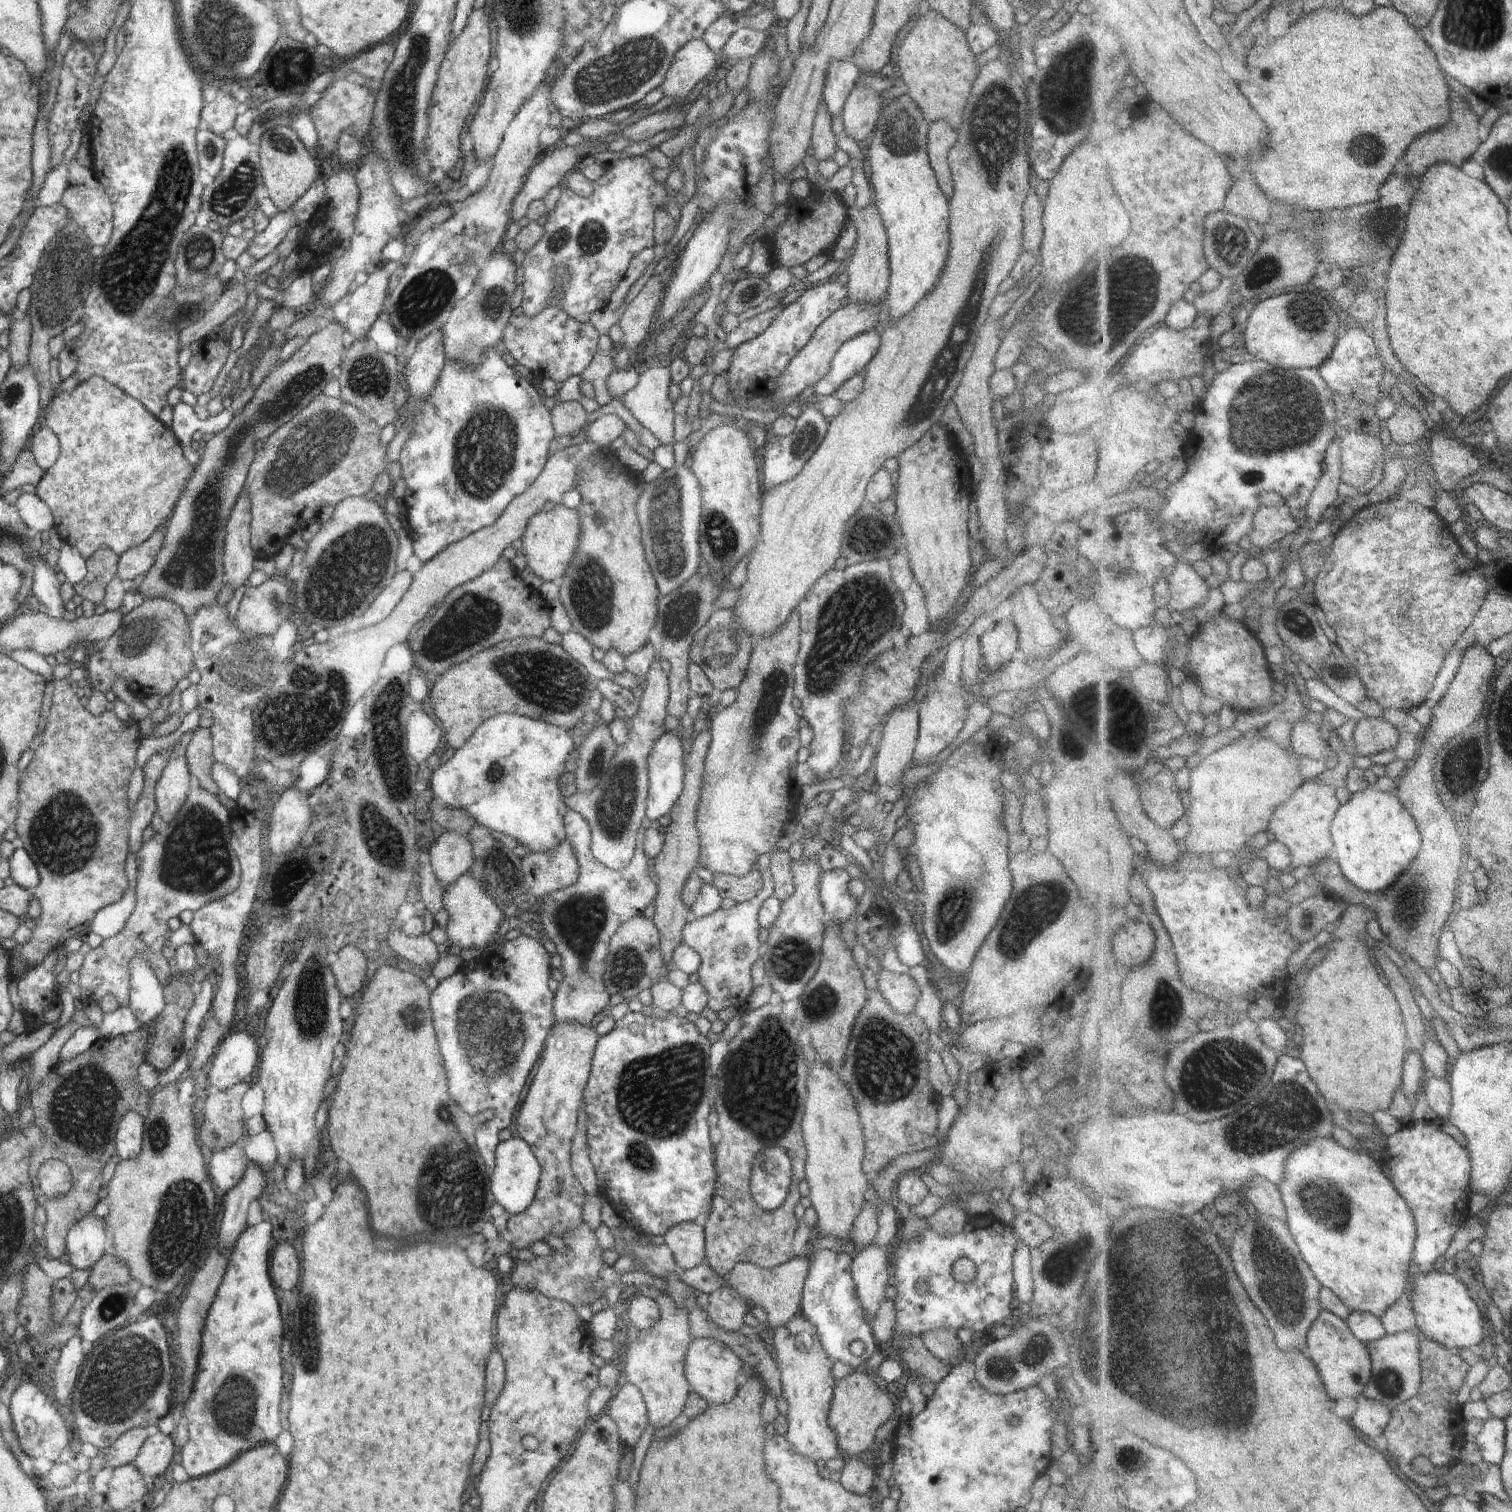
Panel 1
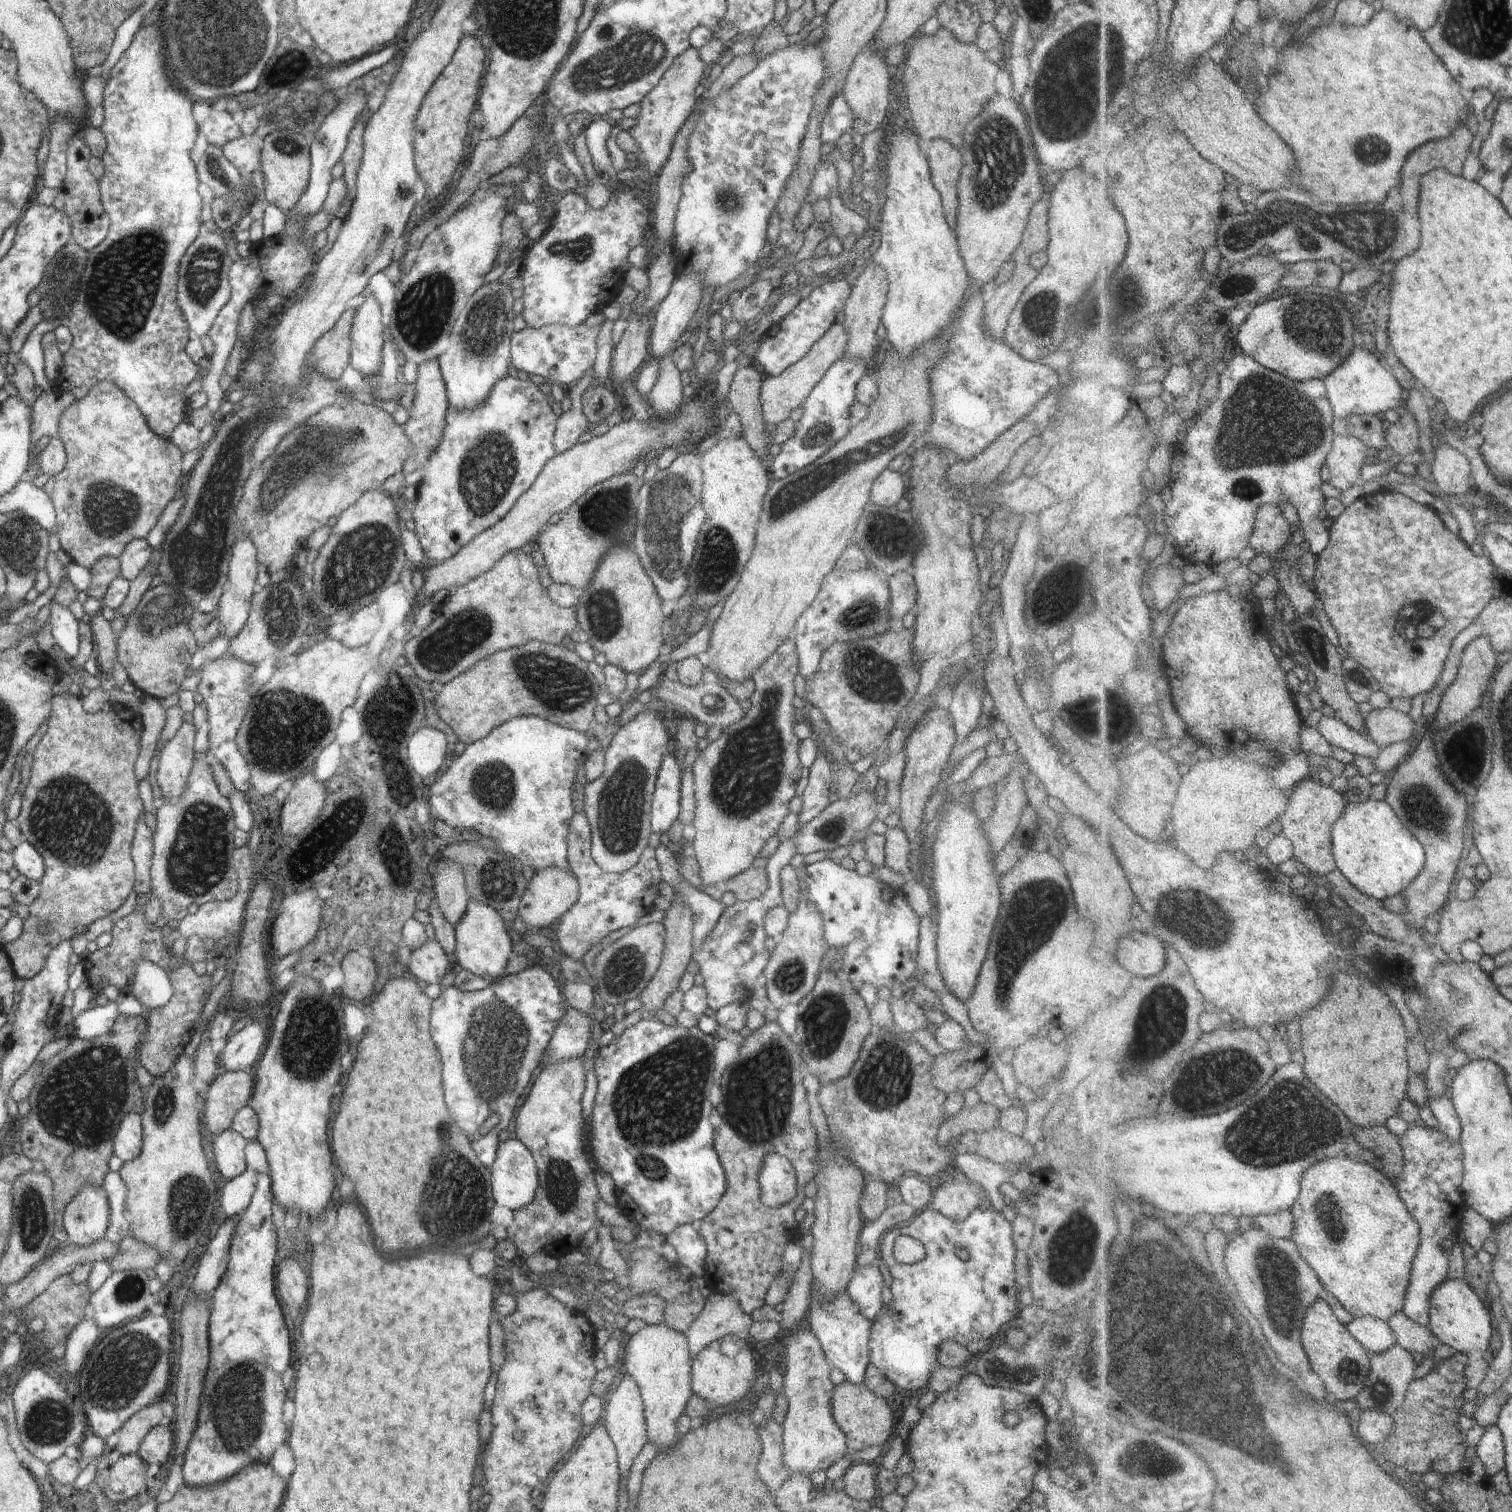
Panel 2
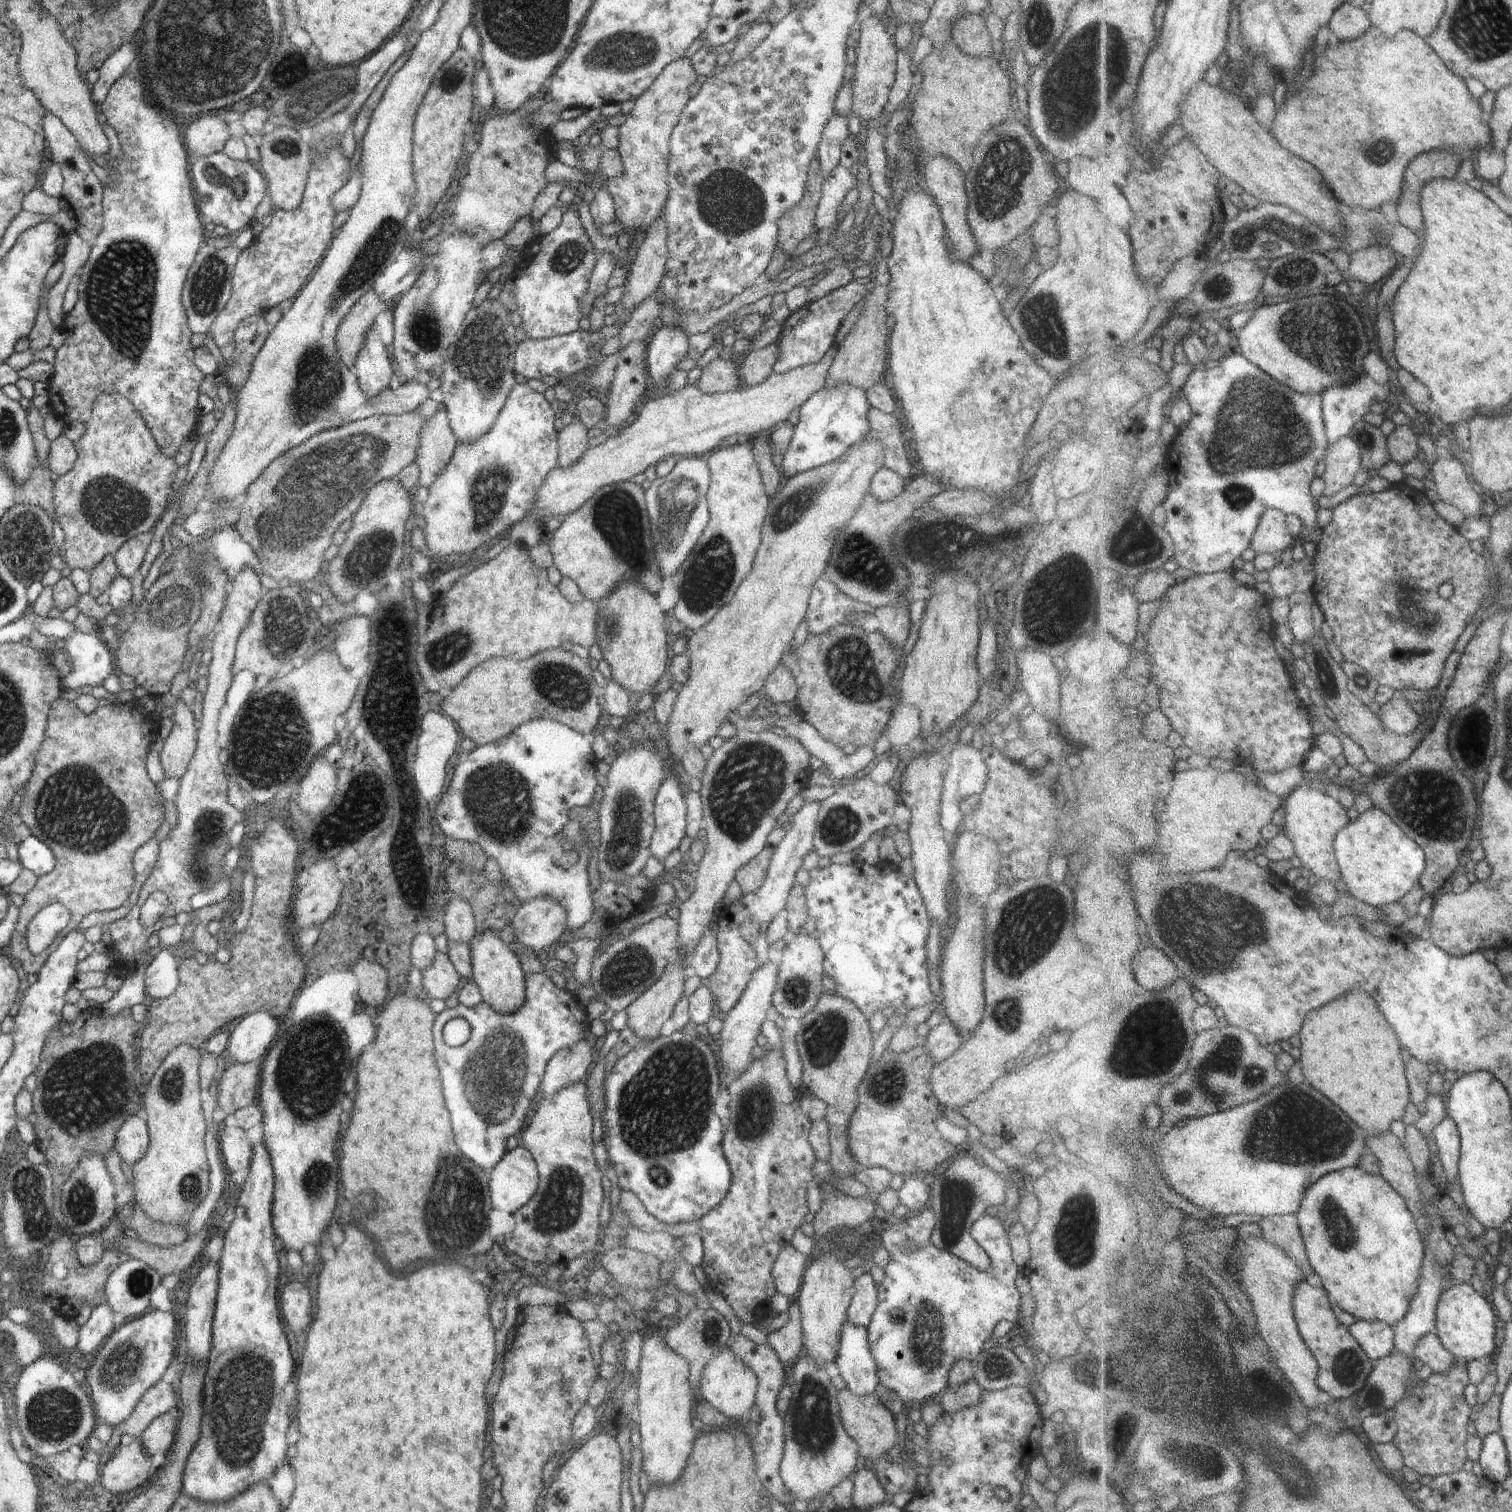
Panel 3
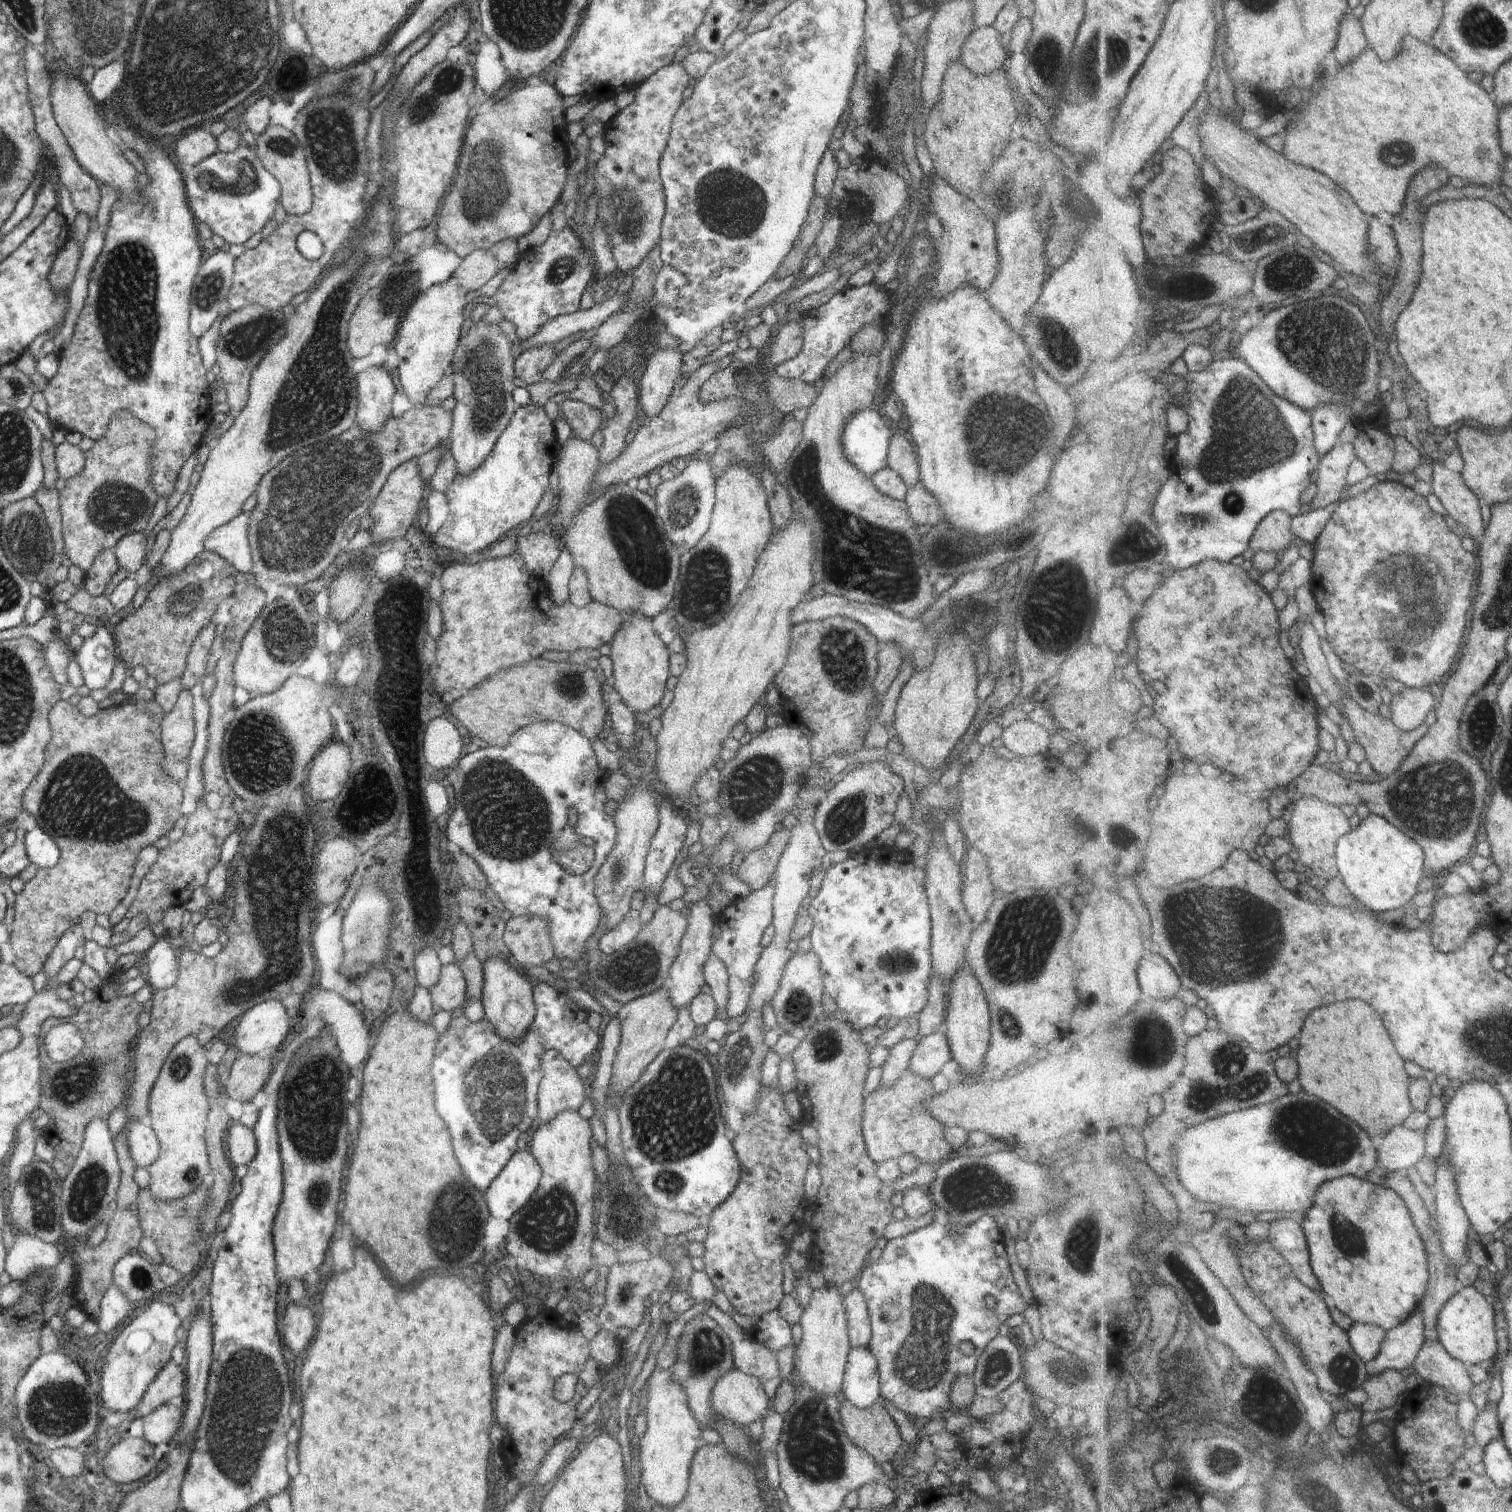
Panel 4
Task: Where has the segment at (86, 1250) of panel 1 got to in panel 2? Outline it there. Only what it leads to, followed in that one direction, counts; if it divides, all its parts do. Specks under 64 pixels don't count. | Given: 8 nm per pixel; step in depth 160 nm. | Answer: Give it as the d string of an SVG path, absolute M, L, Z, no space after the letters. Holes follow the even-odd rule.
M87 1185L66 1205L62 1226L66 1230L69 1243L79 1247L93 1245L105 1238L104 1234L110 1220L110 1207L104 1195L100 1195L100 1188Z

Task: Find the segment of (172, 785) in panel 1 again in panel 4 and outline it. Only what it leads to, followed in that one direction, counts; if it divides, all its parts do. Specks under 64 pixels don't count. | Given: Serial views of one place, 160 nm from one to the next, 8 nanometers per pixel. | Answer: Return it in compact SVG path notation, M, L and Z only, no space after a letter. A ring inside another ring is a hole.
M182 690L174 708L162 718L160 732L166 760L187 760L195 738L191 690Z

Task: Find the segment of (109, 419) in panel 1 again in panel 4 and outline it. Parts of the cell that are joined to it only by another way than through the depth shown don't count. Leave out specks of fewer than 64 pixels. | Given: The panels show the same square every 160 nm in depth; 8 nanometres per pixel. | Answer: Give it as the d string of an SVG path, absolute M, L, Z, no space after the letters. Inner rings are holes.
M120 410L116 416L112 416L106 434L100 440L94 441L94 446L85 452L86 464L82 474L66 480L64 490L59 492L64 540L62 554L72 562L73 566L78 566L87 572L100 552L113 550L120 538L134 532L143 532L148 526L155 504L159 499L150 484L150 474L152 474L150 452L152 452L154 438L152 428L136 420L128 410Z

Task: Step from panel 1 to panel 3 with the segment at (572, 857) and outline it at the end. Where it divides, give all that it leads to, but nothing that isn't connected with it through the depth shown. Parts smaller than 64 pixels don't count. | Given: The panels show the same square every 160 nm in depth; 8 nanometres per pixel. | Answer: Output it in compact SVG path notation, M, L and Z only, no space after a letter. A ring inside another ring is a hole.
M537 896L522 902L512 919L515 947L534 948L537 954L543 948L557 944L567 929L567 910L556 899Z

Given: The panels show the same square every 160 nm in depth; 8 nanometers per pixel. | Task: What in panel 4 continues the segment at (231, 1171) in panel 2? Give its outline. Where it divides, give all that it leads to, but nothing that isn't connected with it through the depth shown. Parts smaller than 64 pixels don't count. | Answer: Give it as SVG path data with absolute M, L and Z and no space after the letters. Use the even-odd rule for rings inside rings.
M230 1123L225 1138L226 1151L233 1167L249 1165L257 1151L255 1132L239 1123Z

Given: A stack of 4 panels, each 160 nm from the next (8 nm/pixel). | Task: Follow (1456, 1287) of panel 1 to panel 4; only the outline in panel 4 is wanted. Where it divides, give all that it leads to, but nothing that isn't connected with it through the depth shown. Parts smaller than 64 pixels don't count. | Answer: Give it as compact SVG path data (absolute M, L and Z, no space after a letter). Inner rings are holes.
M1476 1285L1461 1288L1458 1294L1446 1303L1440 1317L1440 1338L1446 1350L1458 1360L1462 1360L1462 1362L1472 1362L1472 1365L1477 1365L1478 1362L1493 1362L1492 1358L1498 1354L1496 1310L1494 1310L1494 1306L1488 1302L1488 1298L1480 1294Z

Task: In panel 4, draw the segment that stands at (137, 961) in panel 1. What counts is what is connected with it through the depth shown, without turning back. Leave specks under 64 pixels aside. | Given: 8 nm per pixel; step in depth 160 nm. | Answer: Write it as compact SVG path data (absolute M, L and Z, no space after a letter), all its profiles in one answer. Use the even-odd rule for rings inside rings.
M167 936L159 937L156 944L140 961L148 986L155 991L170 989L178 980L177 951L171 948Z

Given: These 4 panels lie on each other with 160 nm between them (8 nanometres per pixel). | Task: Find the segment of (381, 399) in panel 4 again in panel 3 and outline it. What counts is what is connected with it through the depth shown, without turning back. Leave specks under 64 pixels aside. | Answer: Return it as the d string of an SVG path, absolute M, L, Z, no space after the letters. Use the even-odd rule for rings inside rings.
M376 326L370 327L353 364L359 387L366 396L376 396L391 387L395 365L389 357L388 348L382 342Z

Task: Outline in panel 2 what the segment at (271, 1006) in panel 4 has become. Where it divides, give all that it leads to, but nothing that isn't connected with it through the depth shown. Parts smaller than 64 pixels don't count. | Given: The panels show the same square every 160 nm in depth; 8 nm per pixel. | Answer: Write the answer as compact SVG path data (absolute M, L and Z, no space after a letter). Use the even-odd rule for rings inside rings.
M248 1021L241 1030L233 1031L220 1052L220 1071L253 1070L266 1044L266 1032L260 1024Z

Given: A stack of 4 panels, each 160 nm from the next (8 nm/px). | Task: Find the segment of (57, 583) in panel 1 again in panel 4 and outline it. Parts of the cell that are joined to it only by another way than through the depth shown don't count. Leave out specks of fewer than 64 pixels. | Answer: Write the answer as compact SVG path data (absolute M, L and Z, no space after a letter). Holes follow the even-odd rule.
M98 627L92 638L84 639L74 652L74 659L82 669L84 685L89 689L108 686L118 659L117 647L110 627Z

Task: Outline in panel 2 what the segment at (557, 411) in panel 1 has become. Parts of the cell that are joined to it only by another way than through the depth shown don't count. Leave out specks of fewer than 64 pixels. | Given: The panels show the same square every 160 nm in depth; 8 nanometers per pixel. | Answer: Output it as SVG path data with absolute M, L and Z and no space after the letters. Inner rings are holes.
M584 376L582 380L576 381L574 388L572 386L566 388L566 396L571 400L571 408L557 417L556 430L553 436L553 445L557 453L564 452L576 443L580 443L580 436L593 427L584 416L581 407L580 394L586 390L586 386L593 385L586 384L586 382L590 382L590 376Z

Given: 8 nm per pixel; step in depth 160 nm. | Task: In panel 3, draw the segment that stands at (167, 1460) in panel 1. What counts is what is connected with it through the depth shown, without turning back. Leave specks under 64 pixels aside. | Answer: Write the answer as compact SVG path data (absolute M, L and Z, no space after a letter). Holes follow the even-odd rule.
M174 1411L164 1413L150 1423L141 1434L143 1449L151 1457L165 1452L172 1446L177 1431L178 1415Z

